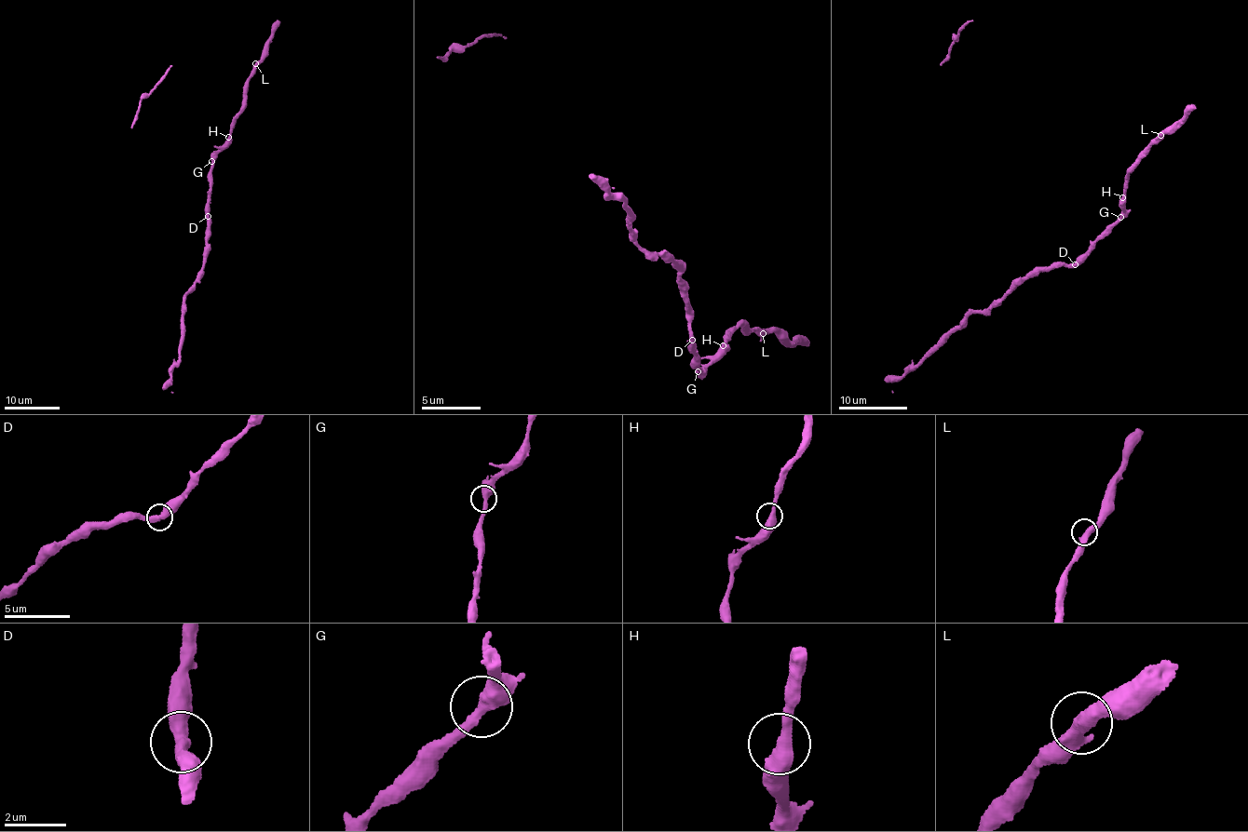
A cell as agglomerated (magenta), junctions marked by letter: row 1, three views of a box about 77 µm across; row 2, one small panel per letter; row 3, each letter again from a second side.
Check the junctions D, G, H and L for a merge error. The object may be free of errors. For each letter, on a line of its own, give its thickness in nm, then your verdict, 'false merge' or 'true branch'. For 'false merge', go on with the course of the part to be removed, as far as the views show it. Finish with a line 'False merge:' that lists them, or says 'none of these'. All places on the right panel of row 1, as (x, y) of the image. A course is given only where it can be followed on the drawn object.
D: 440 nm thick; true branch
G: 440 nm thick; true branch
H: 440 nm thick; true branch
L: 440 nm thick; true branch
False merge: none of these

